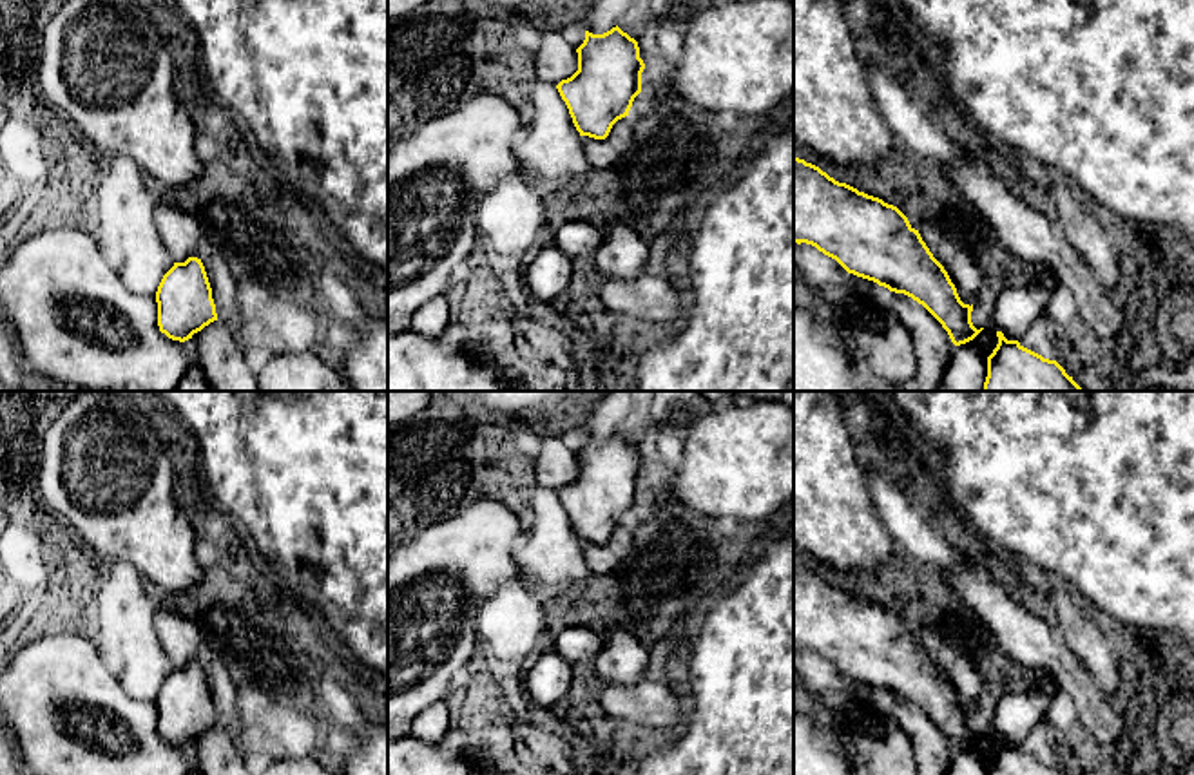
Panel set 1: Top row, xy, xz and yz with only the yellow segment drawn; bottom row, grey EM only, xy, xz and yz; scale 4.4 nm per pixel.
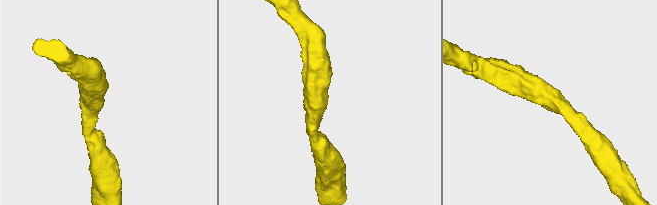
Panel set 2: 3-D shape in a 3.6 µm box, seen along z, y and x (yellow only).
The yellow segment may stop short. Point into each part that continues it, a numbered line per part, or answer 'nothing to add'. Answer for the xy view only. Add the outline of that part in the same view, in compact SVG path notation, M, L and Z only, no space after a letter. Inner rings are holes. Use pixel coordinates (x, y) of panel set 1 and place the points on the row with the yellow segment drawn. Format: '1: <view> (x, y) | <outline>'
nothing to add

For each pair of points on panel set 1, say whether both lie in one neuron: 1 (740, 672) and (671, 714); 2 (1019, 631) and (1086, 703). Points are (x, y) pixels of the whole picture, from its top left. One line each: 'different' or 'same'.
1: different
2: same

